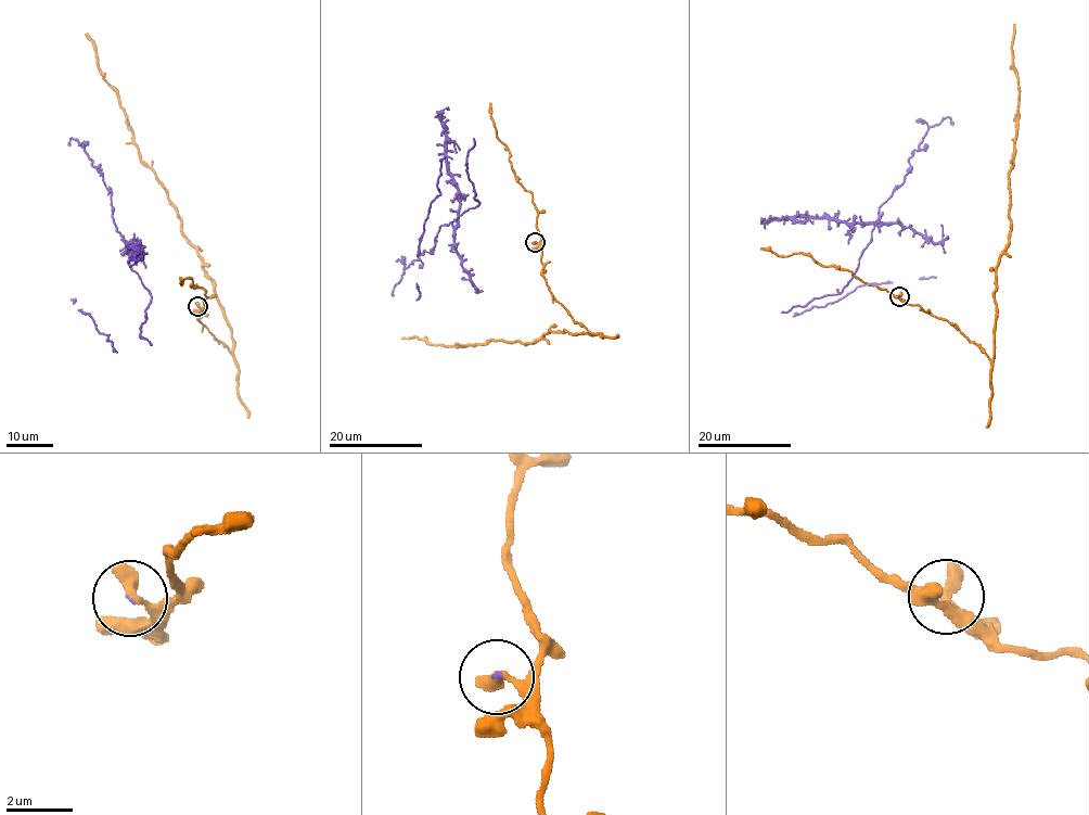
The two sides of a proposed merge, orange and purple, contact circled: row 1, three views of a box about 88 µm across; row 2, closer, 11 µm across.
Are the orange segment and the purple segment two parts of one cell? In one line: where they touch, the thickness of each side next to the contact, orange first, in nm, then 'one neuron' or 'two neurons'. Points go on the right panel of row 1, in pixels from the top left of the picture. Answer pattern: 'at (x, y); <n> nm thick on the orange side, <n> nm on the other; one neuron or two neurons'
at (899, 296); 440 nm thick on the orange side, 60 nm on the other; one neuron

